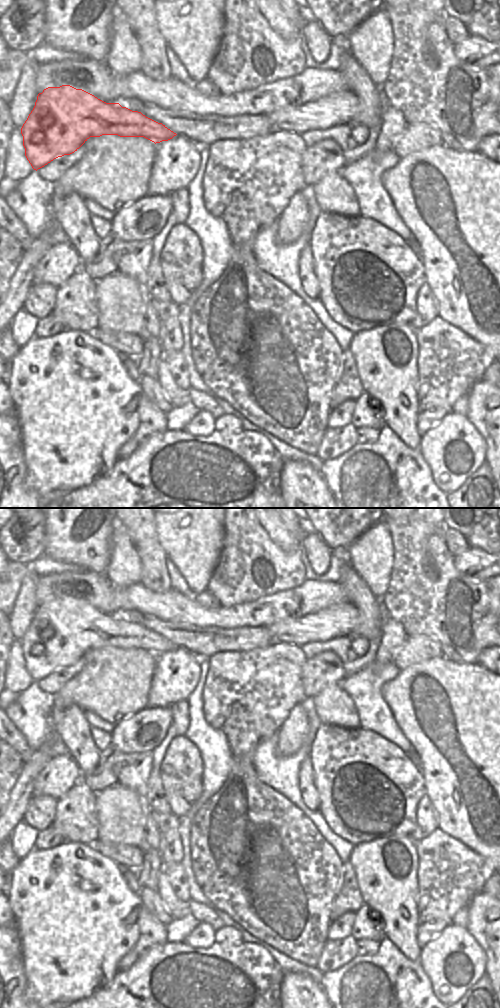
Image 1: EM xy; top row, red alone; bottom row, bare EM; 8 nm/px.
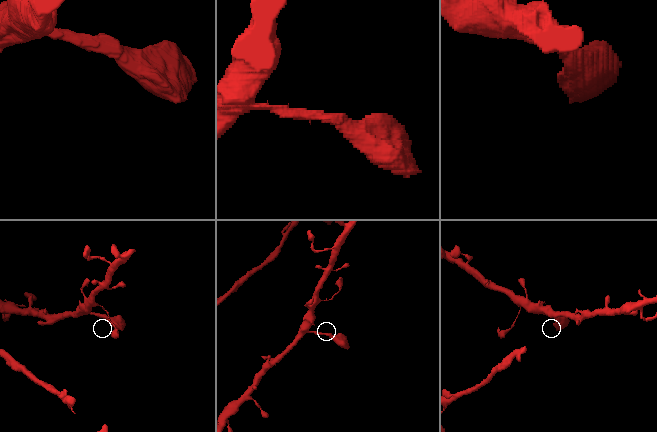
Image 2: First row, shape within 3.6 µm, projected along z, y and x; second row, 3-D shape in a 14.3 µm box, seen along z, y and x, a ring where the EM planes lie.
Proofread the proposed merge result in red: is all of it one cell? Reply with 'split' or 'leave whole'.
leave whole

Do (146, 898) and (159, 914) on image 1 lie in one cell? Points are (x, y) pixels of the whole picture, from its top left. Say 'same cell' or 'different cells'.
same cell

